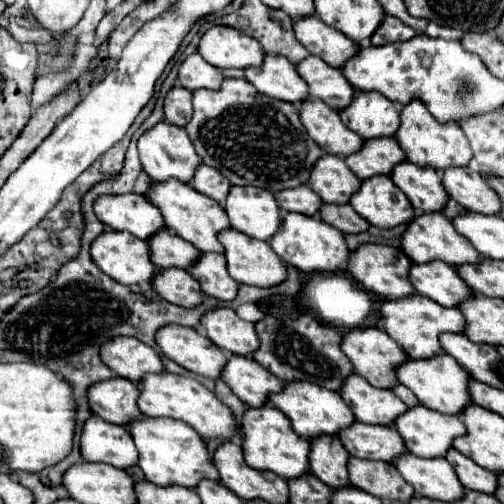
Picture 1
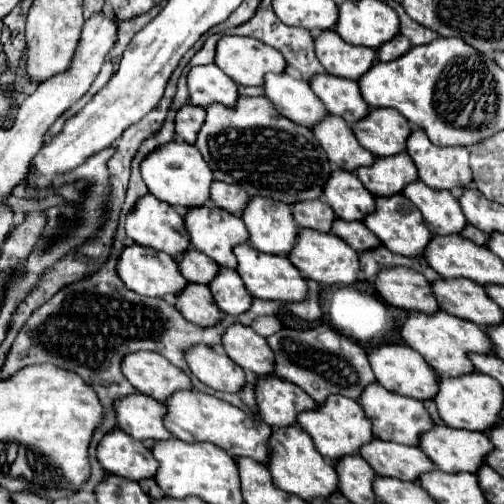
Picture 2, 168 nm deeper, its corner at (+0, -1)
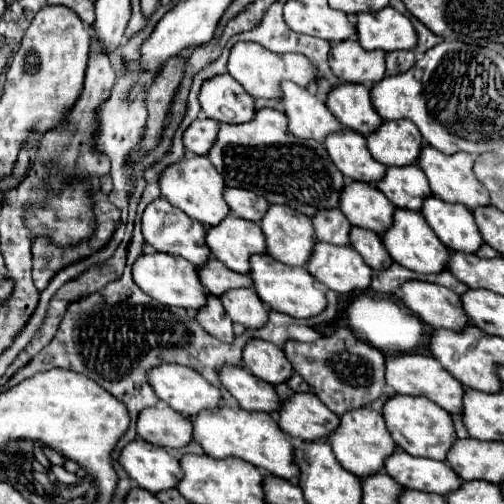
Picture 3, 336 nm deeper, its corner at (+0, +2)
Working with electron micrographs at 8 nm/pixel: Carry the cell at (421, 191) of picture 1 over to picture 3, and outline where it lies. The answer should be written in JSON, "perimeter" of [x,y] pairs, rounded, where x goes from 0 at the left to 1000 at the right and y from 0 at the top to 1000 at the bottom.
{"perimeter":[[[853,387],[841,391],[837,427],[889,494],[944,502],[948,490],[956,486],[956,470],[940,442],[937,419],[925,415],[921,407],[885,403]]]}

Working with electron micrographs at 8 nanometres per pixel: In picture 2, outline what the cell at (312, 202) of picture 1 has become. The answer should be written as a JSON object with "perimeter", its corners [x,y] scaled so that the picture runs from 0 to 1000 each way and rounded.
{"perimeter":[[[643,397],[619,401],[591,401],[583,409],[583,437],[595,452],[619,452],[631,460],[655,460],[663,440],[663,417]]]}

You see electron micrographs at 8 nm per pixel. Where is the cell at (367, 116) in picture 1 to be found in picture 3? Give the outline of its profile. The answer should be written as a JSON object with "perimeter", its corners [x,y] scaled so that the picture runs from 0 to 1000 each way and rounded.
{"perimeter":[[[758,240],[726,280],[738,312],[766,331],[825,323],[841,284],[817,240]]]}

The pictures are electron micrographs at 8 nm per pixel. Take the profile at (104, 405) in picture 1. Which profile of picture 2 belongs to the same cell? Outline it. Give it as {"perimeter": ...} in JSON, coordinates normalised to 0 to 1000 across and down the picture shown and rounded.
{"perimeter":[[[262,782],[226,802],[234,821],[234,849],[270,873],[337,873],[341,861],[325,845],[329,810],[321,798]]]}

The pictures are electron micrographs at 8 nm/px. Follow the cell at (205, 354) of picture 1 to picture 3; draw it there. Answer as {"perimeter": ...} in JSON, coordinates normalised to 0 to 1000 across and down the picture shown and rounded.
{"perimeter":[[[448,724],[433,736],[433,748],[437,748],[437,760],[476,796],[480,812],[528,815],[528,819],[556,812],[556,796],[548,788],[544,768],[504,748],[492,732]]]}

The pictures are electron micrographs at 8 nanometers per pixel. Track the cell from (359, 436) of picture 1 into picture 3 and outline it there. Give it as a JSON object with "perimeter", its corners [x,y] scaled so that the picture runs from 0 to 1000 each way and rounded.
{"perimeter":[[[786,891],[762,915],[762,935],[806,970],[885,982],[913,962],[913,946],[881,919],[845,907],[821,907]]]}

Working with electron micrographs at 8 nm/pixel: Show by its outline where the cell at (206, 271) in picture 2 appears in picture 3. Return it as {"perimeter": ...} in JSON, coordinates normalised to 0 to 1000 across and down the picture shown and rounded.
{"perimeter":[[[417,510],[417,518],[409,518],[405,530],[393,534],[393,554],[401,558],[401,565],[417,581],[425,581],[433,589],[448,573],[496,569],[496,550],[492,546],[476,546],[476,542],[464,542],[464,538],[448,534],[448,526],[440,526],[429,510]]]}

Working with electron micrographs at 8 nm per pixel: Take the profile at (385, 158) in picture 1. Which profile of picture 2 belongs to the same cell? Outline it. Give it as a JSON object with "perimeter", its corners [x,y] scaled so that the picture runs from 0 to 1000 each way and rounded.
{"perimeter":[[[806,302],[794,310],[746,313],[734,333],[710,333],[706,349],[742,389],[782,389],[794,385],[806,365],[829,357],[829,341],[821,321]]]}

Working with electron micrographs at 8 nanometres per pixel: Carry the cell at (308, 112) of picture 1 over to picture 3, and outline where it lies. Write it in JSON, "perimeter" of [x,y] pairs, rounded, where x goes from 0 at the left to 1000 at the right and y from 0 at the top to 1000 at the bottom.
{"perimeter":[[[683,252],[671,264],[655,264],[643,280],[643,292],[651,296],[651,308],[675,343],[698,359],[738,363],[750,359],[750,351],[758,351],[766,339],[766,327],[742,319],[742,312],[726,304],[722,268],[698,256]]]}

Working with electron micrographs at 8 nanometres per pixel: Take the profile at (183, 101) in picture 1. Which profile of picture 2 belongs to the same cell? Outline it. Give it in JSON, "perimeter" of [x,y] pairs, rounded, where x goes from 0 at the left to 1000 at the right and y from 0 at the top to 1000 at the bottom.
{"perimeter":[[[369,206],[353,218],[349,226],[349,270],[353,278],[369,282],[369,286],[385,286],[389,270],[393,270],[393,254],[401,254],[409,238],[409,218]]]}

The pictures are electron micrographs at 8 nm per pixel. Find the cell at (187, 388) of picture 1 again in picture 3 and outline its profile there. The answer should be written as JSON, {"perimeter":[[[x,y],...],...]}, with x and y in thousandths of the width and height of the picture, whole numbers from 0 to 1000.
{"perimeter":[[[448,804],[429,812],[401,812],[389,827],[381,827],[385,875],[405,891],[409,903],[425,911],[440,907],[476,907],[500,919],[512,931],[524,931],[536,942],[579,950],[591,946],[591,931],[583,931],[583,883],[556,855],[552,839],[536,819],[496,819],[488,812],[456,812]]]}

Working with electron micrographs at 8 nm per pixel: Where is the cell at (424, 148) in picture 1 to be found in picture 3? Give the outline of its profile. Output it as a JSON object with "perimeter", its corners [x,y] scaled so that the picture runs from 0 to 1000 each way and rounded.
{"perimeter":[[[841,288],[837,300],[833,300],[833,312],[829,312],[829,331],[849,351],[857,383],[865,391],[873,391],[877,399],[917,403],[929,415],[944,415],[952,407],[972,407],[972,391],[964,383],[964,371],[937,343],[937,323],[940,323],[940,315],[937,315],[933,304],[909,300],[901,308],[881,308],[869,296],[861,296],[857,288]]]}

